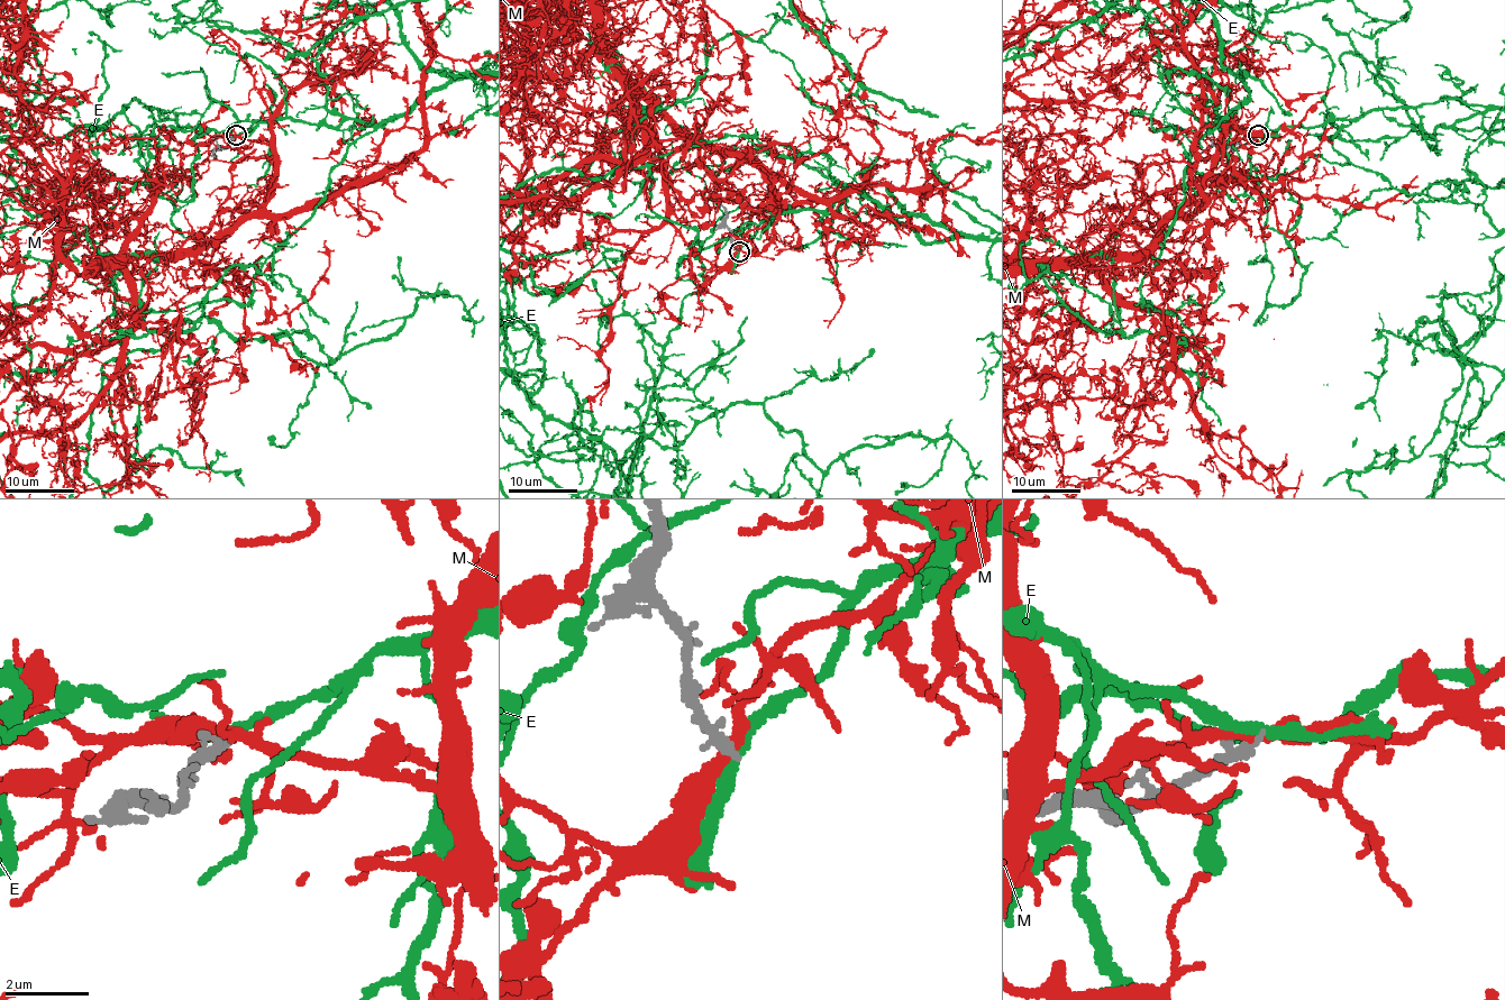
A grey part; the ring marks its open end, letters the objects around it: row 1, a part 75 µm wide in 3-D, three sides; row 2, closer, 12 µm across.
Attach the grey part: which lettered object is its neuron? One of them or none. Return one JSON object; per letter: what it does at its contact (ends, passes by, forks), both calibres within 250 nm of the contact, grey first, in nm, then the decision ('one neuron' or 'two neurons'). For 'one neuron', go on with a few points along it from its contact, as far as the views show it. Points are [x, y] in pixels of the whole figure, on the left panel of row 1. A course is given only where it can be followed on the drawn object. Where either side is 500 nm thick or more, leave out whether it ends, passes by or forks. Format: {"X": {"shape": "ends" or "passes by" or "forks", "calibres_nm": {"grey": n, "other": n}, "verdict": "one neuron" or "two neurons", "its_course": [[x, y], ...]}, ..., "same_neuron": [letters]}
{"E": {"shape": "passes by", "calibres_nm": {"grey": 160, "other": 260}, "verdict": "two neurons"}, "M": {"shape": "passes by", "calibres_nm": {"grey": 300, "other": 320}, "verdict": "two neurons"}, "same_neuron": []}

